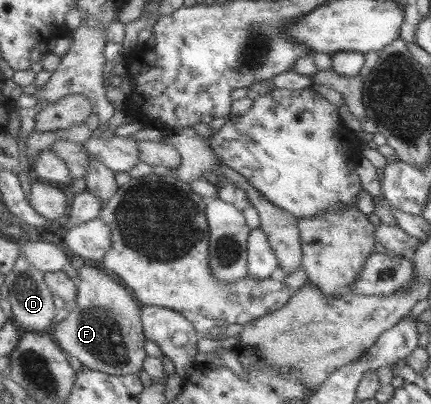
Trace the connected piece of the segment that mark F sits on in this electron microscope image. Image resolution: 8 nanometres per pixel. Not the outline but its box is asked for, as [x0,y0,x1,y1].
[50,266,149,375]

